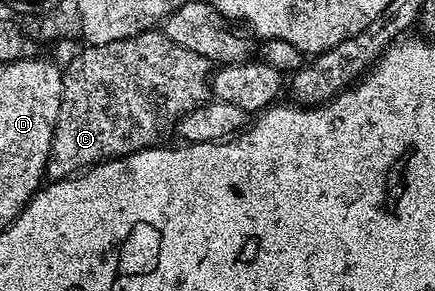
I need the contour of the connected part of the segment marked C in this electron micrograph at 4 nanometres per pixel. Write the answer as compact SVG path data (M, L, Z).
M162 30L84 49L70 57L71 65L63 73L61 110L45 173L48 181L66 180L104 160L158 145L163 128L170 129L180 116L209 100L211 61L177 46Z

